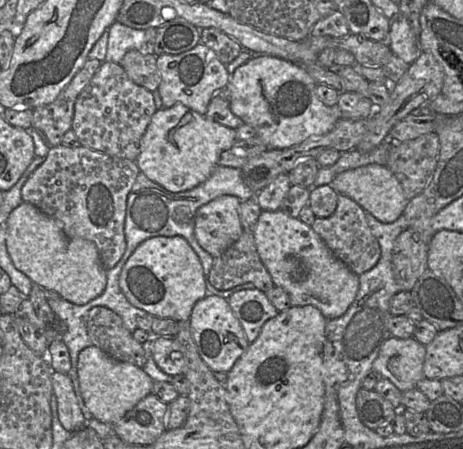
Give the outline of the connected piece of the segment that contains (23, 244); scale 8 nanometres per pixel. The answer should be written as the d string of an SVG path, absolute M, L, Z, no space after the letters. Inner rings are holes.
M22 201L9 214L6 248L16 269L34 284L57 292L71 303L84 305L99 296L106 287L107 269L103 266L95 243L67 236L59 220L31 203Z

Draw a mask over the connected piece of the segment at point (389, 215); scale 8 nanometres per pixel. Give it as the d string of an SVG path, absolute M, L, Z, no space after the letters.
M368 164L339 173L333 179L331 185L338 194L343 194L351 198L359 204L365 212L369 212L382 223L392 223L396 221L404 214L408 203L398 179L386 166L379 164Z

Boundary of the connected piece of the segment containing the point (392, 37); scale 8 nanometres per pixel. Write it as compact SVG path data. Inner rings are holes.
M401 15L391 21L387 44L392 53L408 65L413 63L422 51L410 23Z

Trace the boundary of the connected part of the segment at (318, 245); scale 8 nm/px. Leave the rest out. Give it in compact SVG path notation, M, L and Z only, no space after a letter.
M262 210L253 231L260 259L274 286L284 289L291 306L312 305L327 319L342 316L355 300L359 276L337 258L311 226L282 210Z

